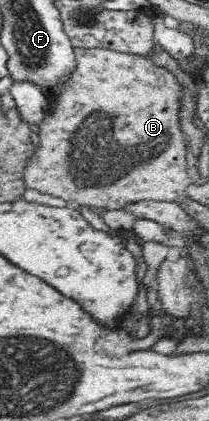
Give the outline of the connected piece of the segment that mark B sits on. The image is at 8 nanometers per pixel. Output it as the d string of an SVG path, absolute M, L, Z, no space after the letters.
M74 48L75 65L72 72L65 77L61 76L55 89L46 95L46 104L49 109L44 113L43 119L38 123L39 143L33 146L31 156L23 168L23 183L26 189L35 189L43 195L61 197L72 206L86 206L88 208L106 209L107 211L119 211L131 203L137 201L179 201L185 196L184 191L193 183L187 174L187 161L185 160L185 141L177 124L178 101L181 95L180 87L173 74L157 68L143 56L108 50L105 48Z

